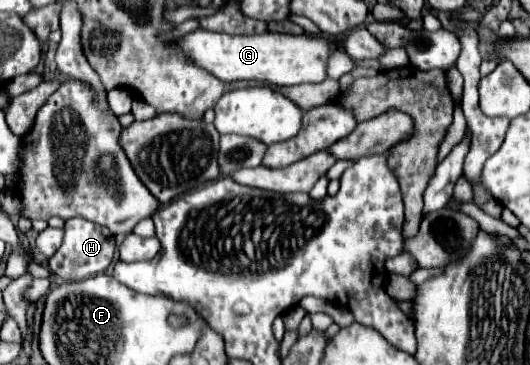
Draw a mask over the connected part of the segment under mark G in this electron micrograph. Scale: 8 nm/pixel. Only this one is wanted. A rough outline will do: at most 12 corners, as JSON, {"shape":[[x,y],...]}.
{"shape":[[196,29],[180,51],[224,83],[322,83],[312,35]]}

